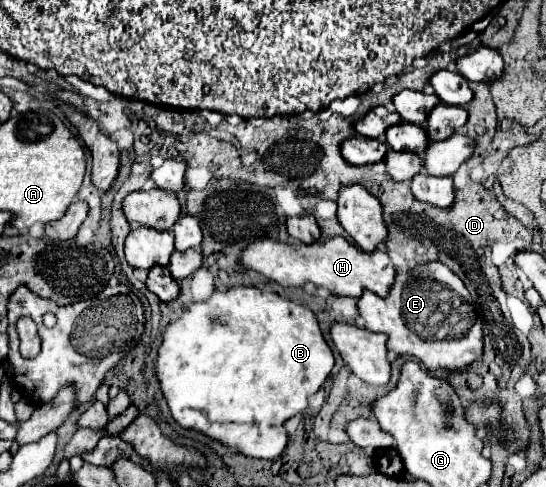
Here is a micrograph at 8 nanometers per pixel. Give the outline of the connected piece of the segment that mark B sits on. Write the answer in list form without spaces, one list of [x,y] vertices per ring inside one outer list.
[[[258,287],[218,289],[208,301],[192,303],[178,321],[172,321],[166,327],[156,361],[164,397],[172,417],[182,427],[202,431],[246,457],[263,460],[273,460],[284,453],[288,435],[282,425],[308,407],[308,397],[322,387],[332,367],[334,355],[318,327],[316,315],[306,305]]]

